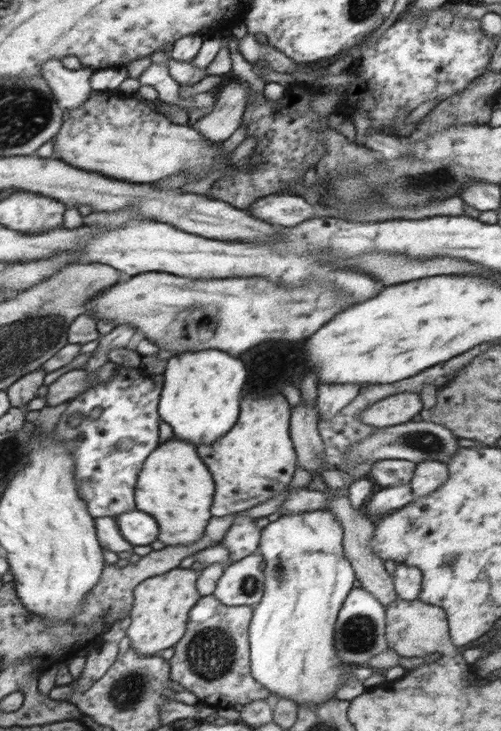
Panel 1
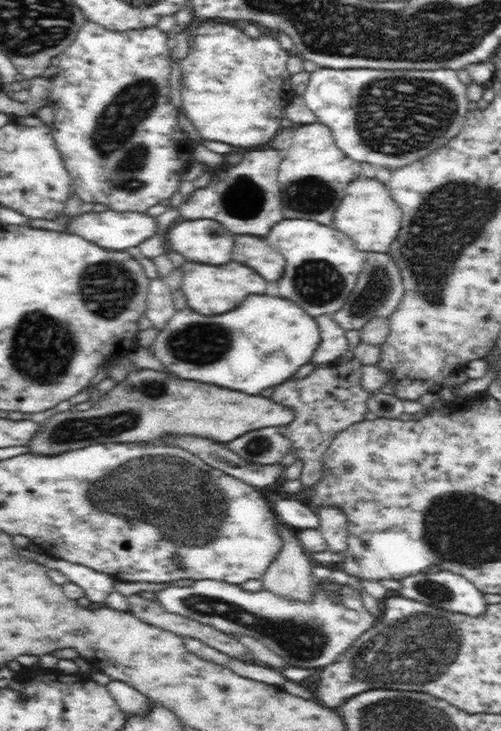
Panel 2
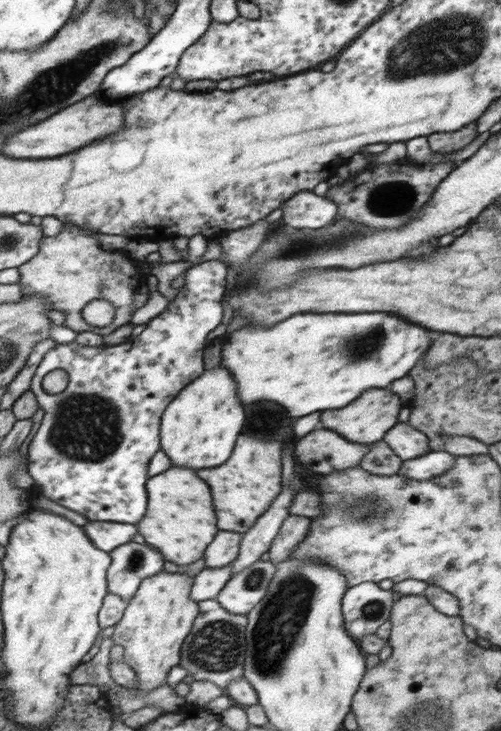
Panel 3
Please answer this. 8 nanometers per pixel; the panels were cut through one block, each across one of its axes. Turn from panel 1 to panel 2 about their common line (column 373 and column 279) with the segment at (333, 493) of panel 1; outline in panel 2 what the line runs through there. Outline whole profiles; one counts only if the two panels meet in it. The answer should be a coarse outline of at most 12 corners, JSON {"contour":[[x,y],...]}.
{"contour":[[277,524],[282,546],[262,589],[310,600],[316,581],[296,532]]}

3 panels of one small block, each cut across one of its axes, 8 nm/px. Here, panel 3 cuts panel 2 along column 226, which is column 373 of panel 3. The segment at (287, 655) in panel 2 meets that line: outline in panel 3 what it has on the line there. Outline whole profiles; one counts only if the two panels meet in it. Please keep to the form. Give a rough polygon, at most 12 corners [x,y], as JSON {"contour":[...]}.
{"contour":[[347,587],[341,611],[355,639],[375,634],[392,614],[393,590]]}

